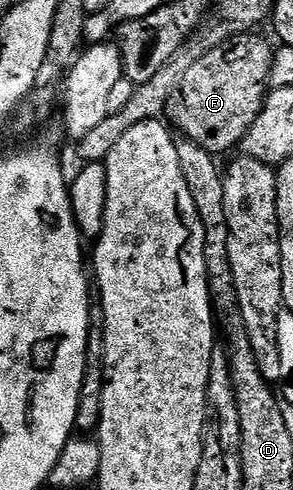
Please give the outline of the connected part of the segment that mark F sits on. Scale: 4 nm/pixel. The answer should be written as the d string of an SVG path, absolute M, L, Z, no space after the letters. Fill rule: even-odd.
M253 32L237 34L211 48L211 52L199 56L199 60L183 72L177 86L169 93L163 113L168 125L211 155L225 154L232 146L234 149L265 104L269 65L275 50L257 36Z

